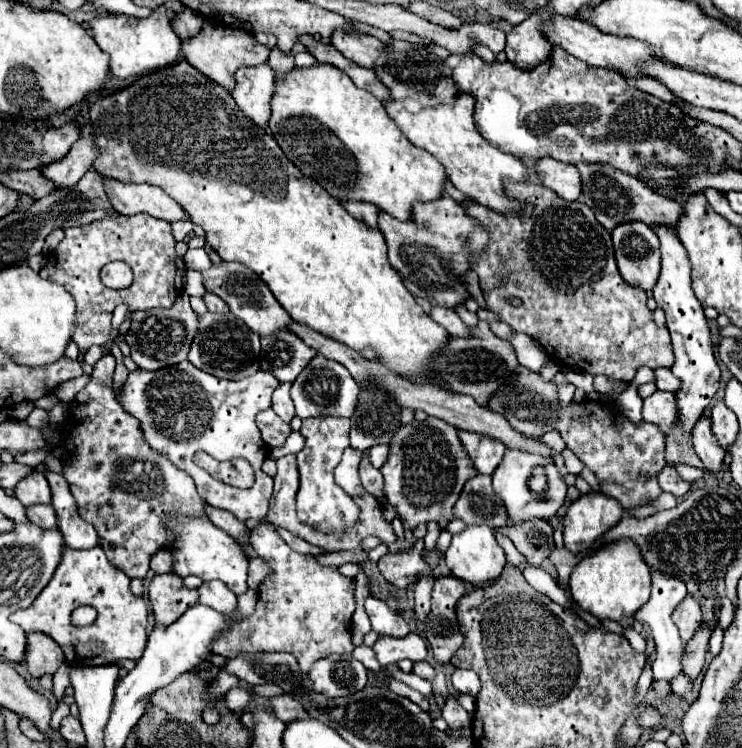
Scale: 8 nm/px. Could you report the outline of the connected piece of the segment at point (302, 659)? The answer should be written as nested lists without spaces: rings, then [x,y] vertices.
[[[263,521],[251,535],[251,545],[271,565],[271,573],[263,579],[259,585],[259,599],[255,605],[255,611],[249,617],[243,619],[231,619],[229,629],[223,631],[215,641],[211,643],[211,653],[223,655],[223,657],[235,657],[239,653],[245,655],[259,655],[267,651],[285,651],[297,657],[299,667],[303,673],[309,673],[311,665],[331,653],[353,653],[351,643],[351,615],[355,611],[355,579],[349,579],[337,571],[335,565],[321,565],[313,555],[301,555],[295,553],[275,531],[273,525]]]

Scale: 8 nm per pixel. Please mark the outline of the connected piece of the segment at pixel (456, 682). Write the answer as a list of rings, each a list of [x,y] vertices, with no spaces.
[[[455,669],[451,681],[453,681],[453,687],[459,693],[467,693],[467,695],[473,695],[473,697],[477,697],[477,693],[481,689],[481,681],[479,681],[477,673],[467,671],[467,669]]]

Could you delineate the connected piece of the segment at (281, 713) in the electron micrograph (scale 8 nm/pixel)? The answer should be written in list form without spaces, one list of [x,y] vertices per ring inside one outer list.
[[[279,695],[279,697],[273,697],[271,703],[269,703],[271,711],[275,713],[277,719],[281,719],[283,723],[289,723],[293,719],[299,719],[299,717],[307,717],[307,711],[303,709],[303,705],[299,705],[295,699],[291,699],[289,695]]]

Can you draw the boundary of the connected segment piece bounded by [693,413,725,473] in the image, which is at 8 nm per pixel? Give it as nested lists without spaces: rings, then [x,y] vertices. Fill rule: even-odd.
[[[705,413],[699,417],[699,421],[693,427],[693,445],[695,445],[695,453],[703,461],[705,469],[711,473],[721,473],[725,449],[721,449],[719,443],[715,441],[715,437],[711,433],[711,421],[707,419]]]

